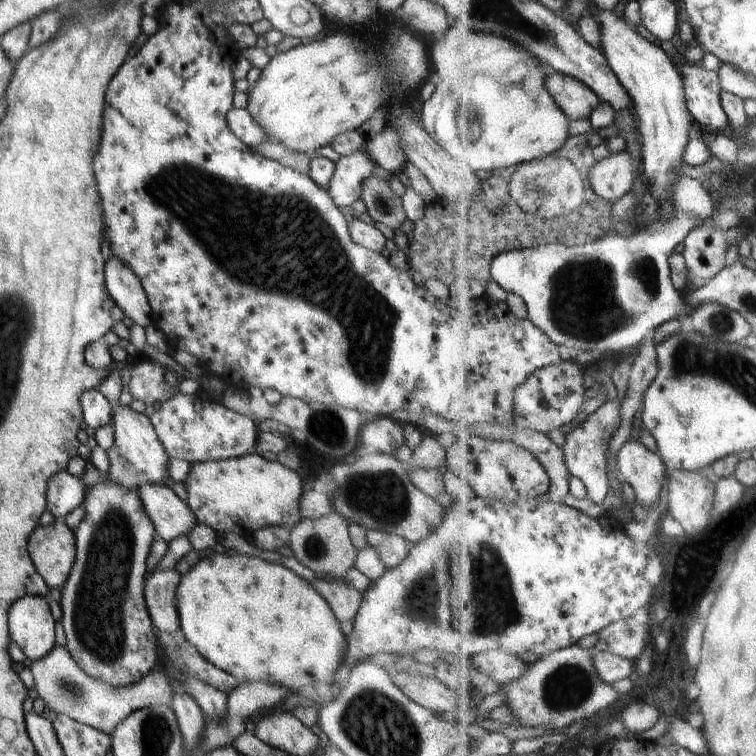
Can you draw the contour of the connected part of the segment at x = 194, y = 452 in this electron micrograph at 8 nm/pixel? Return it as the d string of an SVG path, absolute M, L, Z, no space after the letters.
M180 392L149 410L147 417L169 458L191 465L241 457L256 449L259 432L252 419L201 393L184 395Z

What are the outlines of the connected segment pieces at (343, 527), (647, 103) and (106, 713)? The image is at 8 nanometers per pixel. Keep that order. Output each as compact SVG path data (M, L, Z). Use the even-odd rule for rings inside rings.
M332 512L317 519L301 520L289 533L293 556L318 578L343 580L348 570L355 566L358 551L350 540L348 523L340 514Z
M596 7L590 13L596 15L600 24L602 50L634 100L638 127L643 136L644 176L650 192L661 203L664 217L668 218L676 212L672 194L680 180L680 172L675 171L686 164L684 156L696 127L690 107L686 106L684 70L676 66L672 54L666 54L660 45L641 36L625 15L617 16L615 10L596 10Z
M55 646L46 658L37 660L30 666L34 677L38 696L44 700L49 710L58 714L66 714L78 724L90 726L108 736L114 734L113 729L129 714L140 708L150 708L154 705L172 706L172 684L164 673L151 672L137 683L126 686L110 686L108 682L90 678L74 662L70 652L64 646Z

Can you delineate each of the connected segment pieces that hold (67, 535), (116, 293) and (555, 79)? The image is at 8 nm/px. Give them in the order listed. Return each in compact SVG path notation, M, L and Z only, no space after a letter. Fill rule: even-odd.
M56 519L30 534L30 560L49 589L60 590L68 580L76 556L74 533L62 519Z
M116 256L105 261L105 289L135 324L146 327L152 322L150 303L137 274Z
M552 72L546 86L570 119L590 120L594 109L603 102L599 94L582 80L562 72Z

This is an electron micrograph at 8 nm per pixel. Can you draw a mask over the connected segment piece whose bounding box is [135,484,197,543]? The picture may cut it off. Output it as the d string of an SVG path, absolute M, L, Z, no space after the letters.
M144 484L135 491L164 542L181 540L197 523L186 501L182 501L170 485Z

